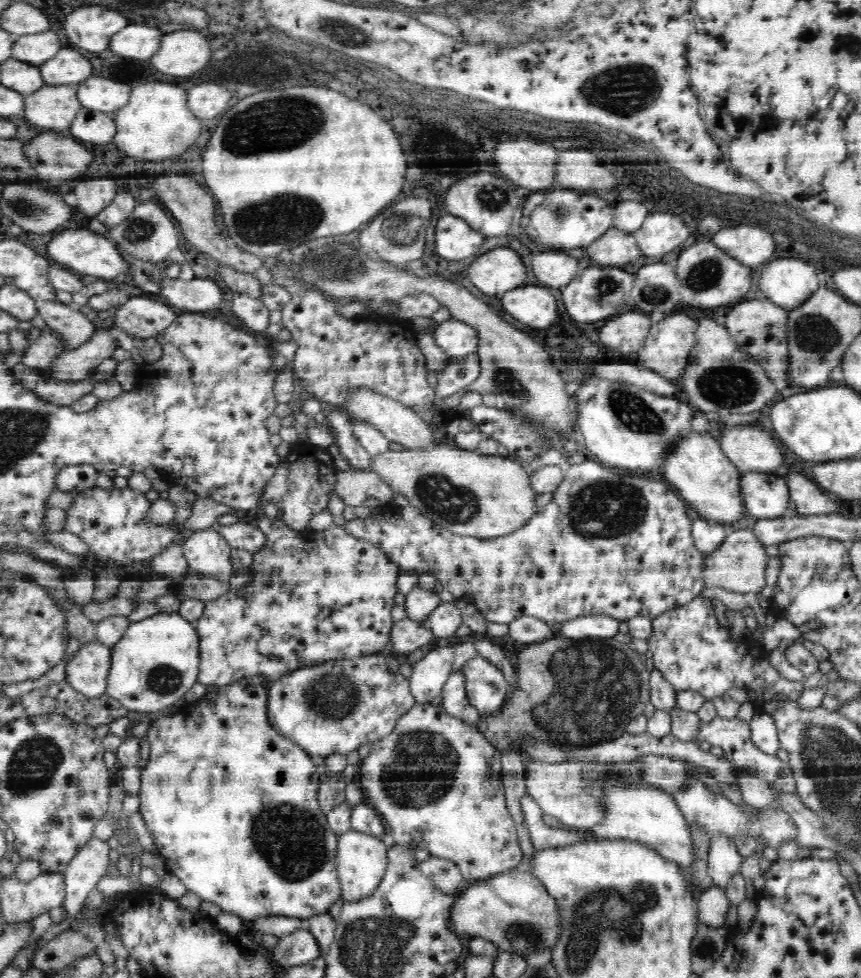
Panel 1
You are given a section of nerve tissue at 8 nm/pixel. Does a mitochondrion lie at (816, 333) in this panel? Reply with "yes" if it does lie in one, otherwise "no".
yes

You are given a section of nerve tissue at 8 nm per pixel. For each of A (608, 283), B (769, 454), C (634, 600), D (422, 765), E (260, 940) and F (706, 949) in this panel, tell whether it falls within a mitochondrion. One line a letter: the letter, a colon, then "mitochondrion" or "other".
A: mitochondrion
B: other
C: other
D: mitochondrion
E: other
F: mitochondrion

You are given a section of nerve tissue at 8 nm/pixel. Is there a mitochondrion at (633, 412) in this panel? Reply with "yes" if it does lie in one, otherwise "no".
yes

